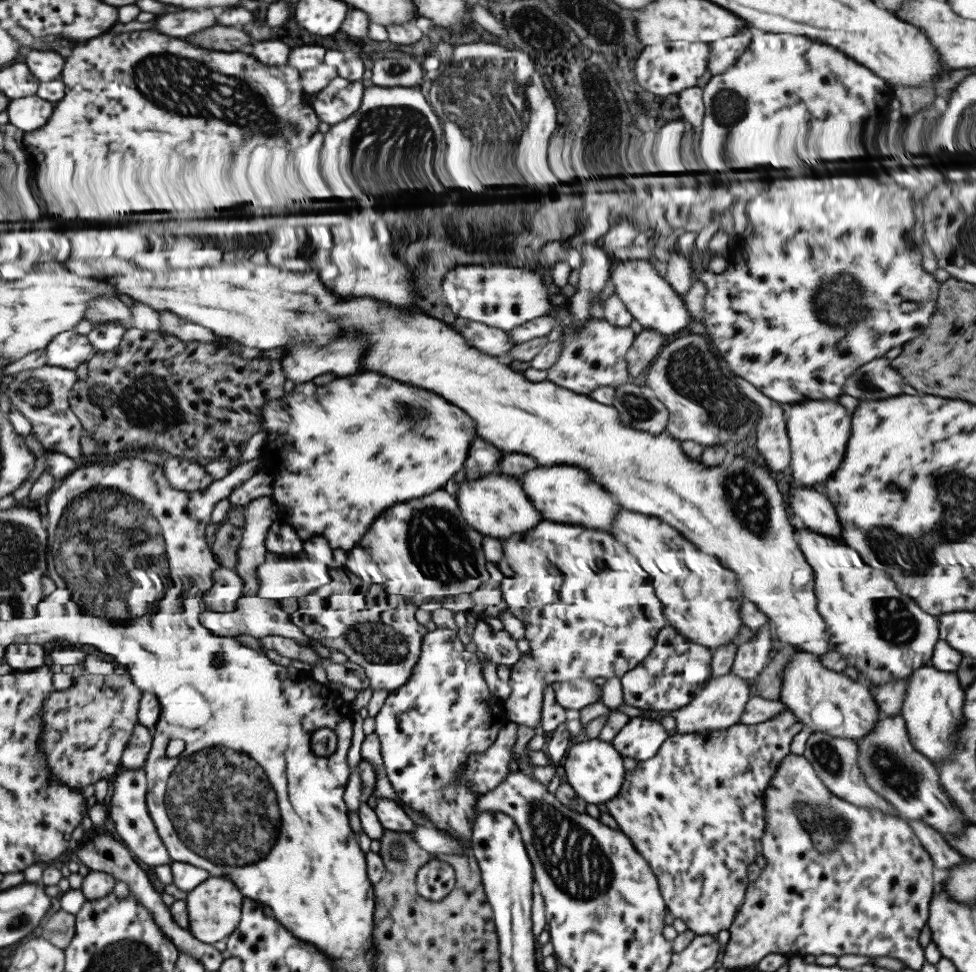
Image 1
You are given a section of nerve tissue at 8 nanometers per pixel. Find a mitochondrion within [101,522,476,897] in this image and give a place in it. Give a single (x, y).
(223, 779)

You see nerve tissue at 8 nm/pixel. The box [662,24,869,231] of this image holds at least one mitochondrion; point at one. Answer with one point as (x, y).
(729, 108)

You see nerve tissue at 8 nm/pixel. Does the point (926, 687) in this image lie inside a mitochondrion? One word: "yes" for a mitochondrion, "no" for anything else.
no

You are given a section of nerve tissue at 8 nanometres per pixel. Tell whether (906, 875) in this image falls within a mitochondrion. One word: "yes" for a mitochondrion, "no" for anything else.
no

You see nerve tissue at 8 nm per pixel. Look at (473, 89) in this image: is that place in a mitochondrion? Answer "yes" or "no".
yes

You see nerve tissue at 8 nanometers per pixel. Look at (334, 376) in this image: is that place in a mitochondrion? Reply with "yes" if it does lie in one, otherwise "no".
no

